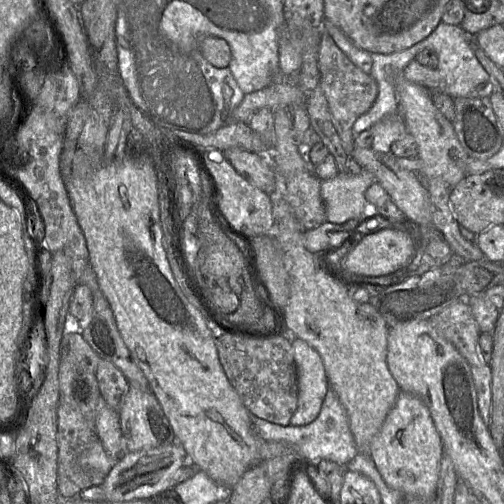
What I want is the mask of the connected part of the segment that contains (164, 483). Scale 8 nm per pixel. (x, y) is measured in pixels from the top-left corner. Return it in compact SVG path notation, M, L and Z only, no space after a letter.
M179 443L135 452L124 452L100 486L102 486L108 502L152 499L174 486L176 473L188 461L186 451Z

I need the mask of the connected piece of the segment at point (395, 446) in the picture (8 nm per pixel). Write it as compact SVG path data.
M400 390L369 447L369 456L385 483L403 497L435 499L442 454L443 443L429 409L417 396Z

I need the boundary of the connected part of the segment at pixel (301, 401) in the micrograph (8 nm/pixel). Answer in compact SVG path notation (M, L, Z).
M300 338L291 345L297 370L298 402L290 424L304 426L317 418L329 381L322 359L311 345Z

